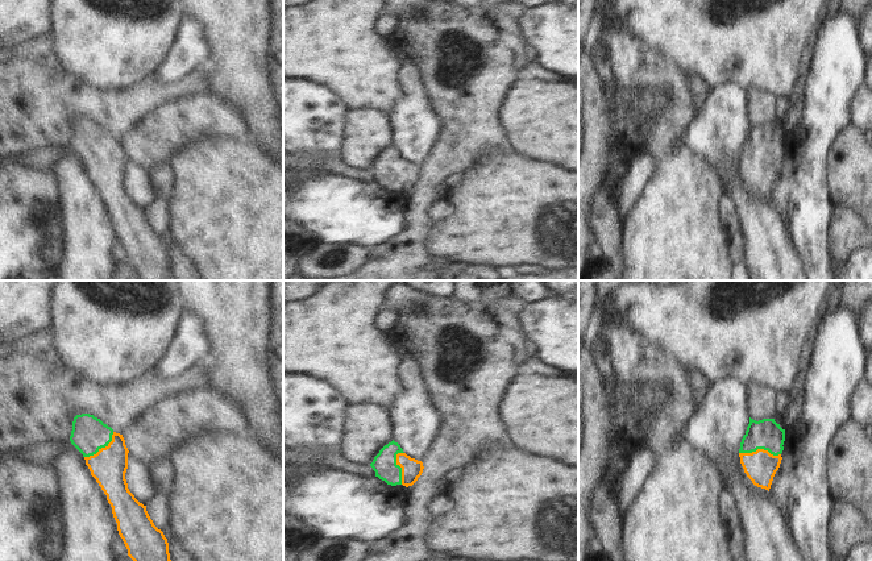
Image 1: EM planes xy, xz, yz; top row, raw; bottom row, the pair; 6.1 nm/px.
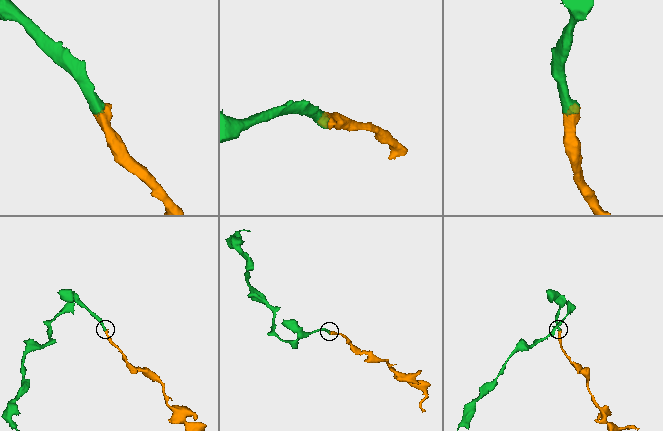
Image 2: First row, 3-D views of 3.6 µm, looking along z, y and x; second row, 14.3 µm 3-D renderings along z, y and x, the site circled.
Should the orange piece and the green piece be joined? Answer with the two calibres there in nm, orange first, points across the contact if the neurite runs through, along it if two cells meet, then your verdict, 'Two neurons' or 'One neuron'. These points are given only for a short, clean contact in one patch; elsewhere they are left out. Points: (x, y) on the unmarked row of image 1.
Thickness 200 nm (orange) against 180 nm. Path across: yz (760, 171), (760, 154), (765, 138). One neuron.

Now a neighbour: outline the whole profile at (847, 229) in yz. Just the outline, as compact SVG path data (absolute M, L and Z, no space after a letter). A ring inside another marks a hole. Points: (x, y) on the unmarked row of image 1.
M835 205L830 225L832 253L836 259L844 259L855 248L872 248L872 230L860 213L850 205Z

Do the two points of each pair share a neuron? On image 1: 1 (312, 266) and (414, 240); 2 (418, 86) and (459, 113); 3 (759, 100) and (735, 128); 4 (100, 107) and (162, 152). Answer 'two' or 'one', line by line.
1: two
2: two
3: two
4: two

